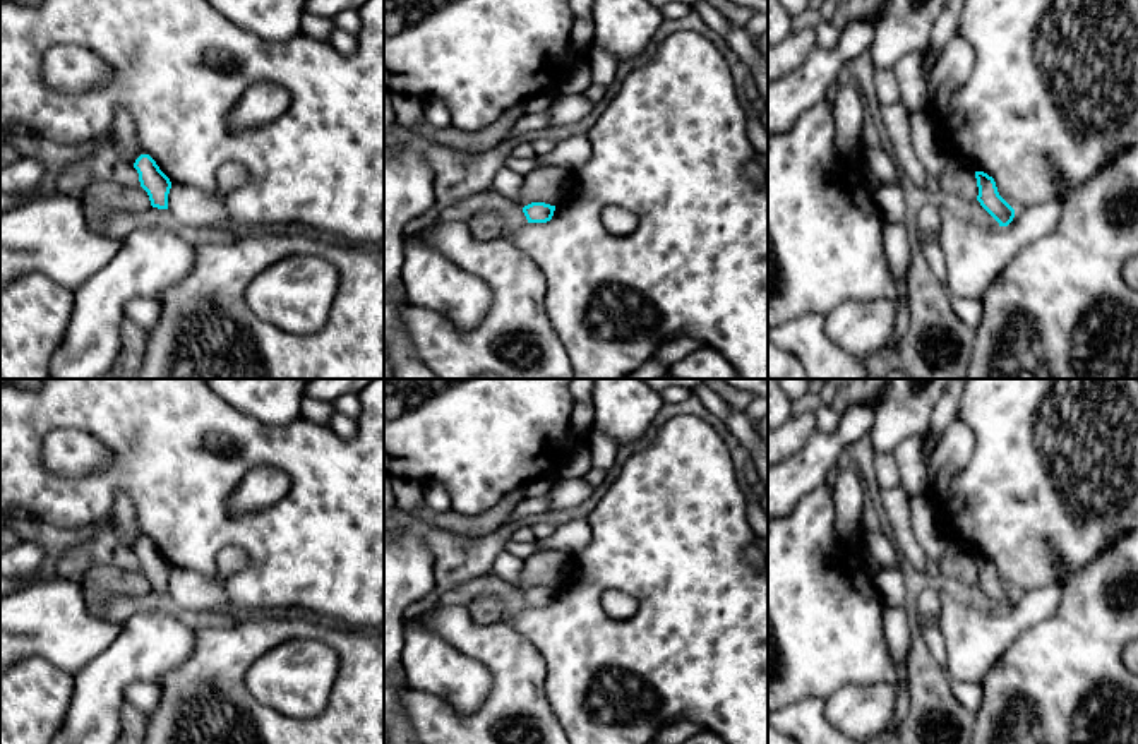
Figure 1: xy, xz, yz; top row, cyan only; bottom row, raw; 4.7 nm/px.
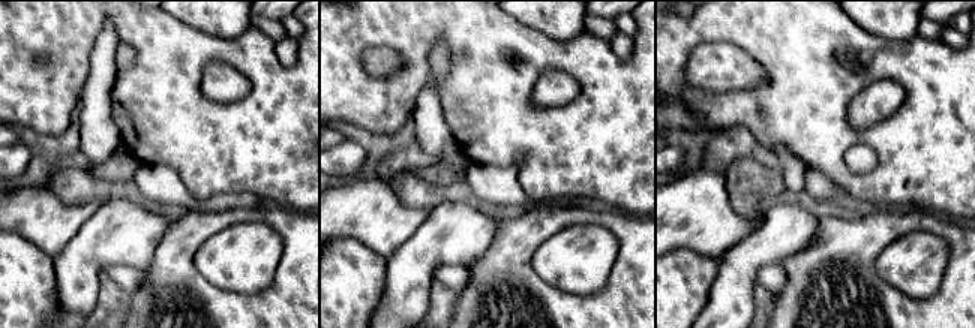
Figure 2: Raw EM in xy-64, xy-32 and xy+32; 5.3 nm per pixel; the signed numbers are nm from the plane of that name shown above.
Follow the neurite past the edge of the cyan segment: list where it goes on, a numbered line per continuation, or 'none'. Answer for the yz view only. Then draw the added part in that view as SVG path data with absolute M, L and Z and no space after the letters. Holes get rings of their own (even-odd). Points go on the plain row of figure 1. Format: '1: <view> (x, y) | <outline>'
none

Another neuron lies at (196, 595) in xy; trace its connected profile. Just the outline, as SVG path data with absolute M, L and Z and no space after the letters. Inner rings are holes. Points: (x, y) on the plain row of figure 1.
M171 567L168 593L175 610L189 617L233 619L238 614L231 609L223 588L225 576L202 576L190 569Z

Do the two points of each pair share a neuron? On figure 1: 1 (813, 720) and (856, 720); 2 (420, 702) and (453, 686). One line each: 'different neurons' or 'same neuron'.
1: different neurons
2: different neurons

